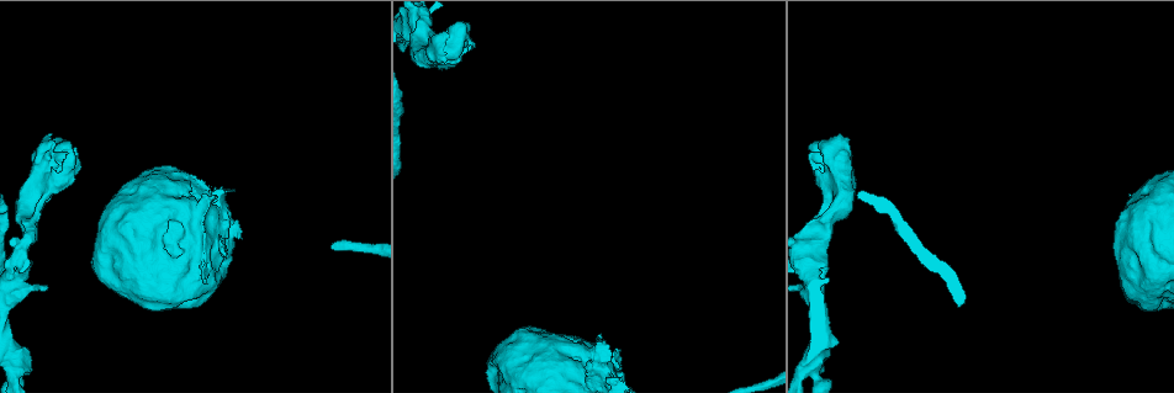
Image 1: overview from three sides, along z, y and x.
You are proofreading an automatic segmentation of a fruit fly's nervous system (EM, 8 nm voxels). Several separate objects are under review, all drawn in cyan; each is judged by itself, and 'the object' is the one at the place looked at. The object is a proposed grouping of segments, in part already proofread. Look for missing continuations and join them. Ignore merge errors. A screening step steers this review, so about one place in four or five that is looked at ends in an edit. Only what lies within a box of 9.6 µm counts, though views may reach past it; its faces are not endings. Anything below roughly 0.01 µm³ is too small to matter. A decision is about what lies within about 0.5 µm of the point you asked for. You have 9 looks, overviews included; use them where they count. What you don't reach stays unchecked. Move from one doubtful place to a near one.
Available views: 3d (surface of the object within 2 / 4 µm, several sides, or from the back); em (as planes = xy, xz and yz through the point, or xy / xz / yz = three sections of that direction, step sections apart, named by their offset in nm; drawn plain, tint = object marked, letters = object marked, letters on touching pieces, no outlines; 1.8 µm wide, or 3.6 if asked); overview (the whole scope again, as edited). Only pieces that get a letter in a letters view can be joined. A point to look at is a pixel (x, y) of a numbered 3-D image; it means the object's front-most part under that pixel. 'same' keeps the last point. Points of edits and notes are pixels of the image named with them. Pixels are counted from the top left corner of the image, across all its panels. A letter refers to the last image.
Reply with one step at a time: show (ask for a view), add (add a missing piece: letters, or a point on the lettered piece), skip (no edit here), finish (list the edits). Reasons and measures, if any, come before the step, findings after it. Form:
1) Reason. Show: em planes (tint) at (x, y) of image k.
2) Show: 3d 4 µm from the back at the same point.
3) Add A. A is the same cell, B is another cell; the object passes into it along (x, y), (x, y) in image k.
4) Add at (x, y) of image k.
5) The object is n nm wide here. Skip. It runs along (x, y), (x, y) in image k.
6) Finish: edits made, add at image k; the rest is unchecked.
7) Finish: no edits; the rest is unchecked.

Branch stops here. Show: em 3.6 µm xy step 8 (letters) at (600, 337) of image 1.

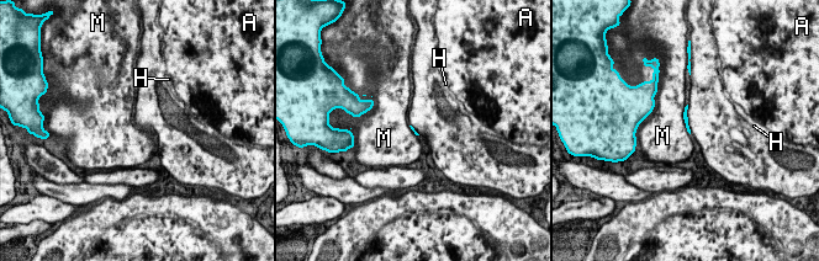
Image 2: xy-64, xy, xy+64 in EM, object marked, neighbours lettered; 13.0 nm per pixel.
Skip. A, H and M are other cells; a border runs along (687, 105), (687, 123), (692, 133) in image 2; none of them fits.

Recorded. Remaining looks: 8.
Thick end. Show: em yz step 16 (letters) at (607, 351) of image 1.

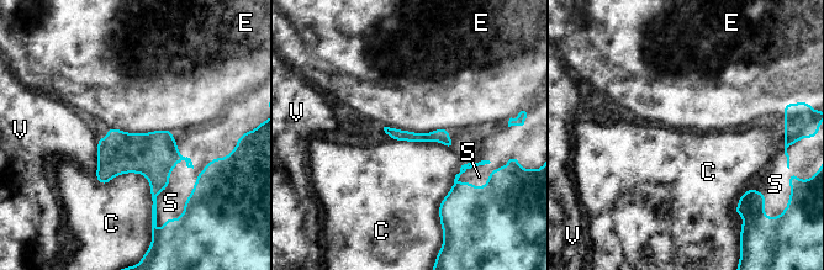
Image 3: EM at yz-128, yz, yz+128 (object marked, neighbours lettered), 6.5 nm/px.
Another direction. Show: em planes (letters) at the same point.

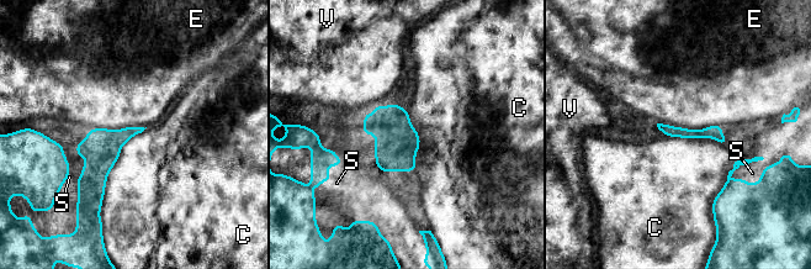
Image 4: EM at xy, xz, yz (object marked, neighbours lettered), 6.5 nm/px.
Skip. C, E, S and V are other cells; a border runs along (147, 127), (121, 148), (99, 211) in image 4; no lettered piece goes on from it.

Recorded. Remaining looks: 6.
Arms part here. Show: 3d 4 µm at (18, 281) of image 1.

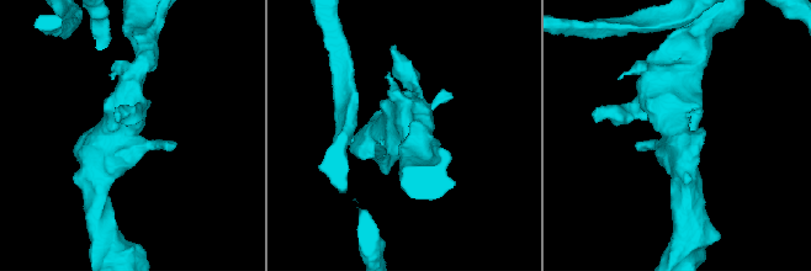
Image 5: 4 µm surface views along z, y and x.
3 arms meet here. Show: em planes (letters) at (125, 135) of image 5.

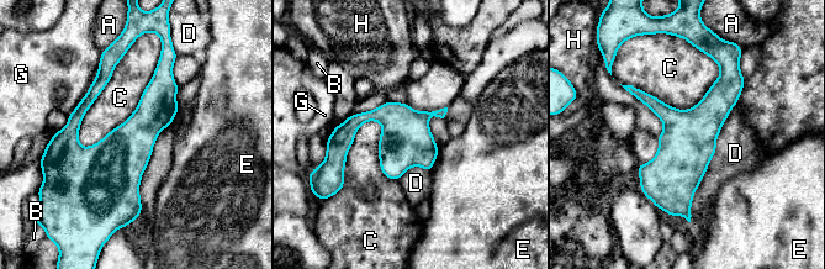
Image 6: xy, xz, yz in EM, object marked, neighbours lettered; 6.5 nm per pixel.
The longest contact is with D, 850 nm. Skip. A, B, C, D, E, G and H are other cells; it runs along (723, 73), (681, 211) in image 6; none of them fits.

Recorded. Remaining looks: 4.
An open end. Show: em xz step 8 (letters) at (80, 164) of image 1.

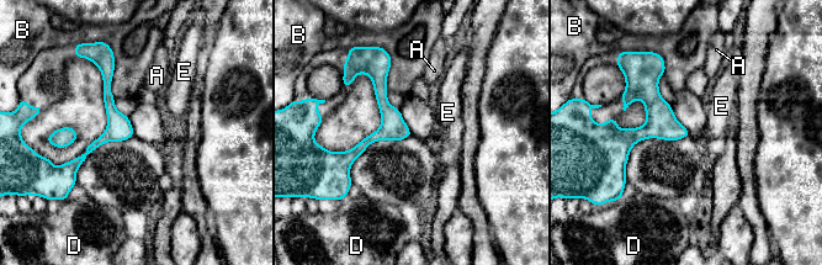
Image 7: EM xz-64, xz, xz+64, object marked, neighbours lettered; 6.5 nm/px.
Show: em planes (letters) at the same point.

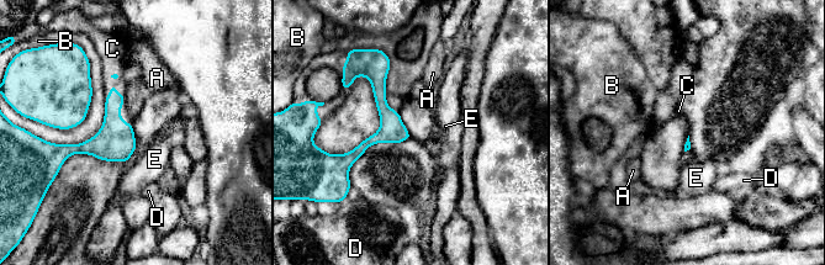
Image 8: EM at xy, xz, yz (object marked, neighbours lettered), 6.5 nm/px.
Add C. C is the same cell, A, B, D and E are other cells; it goes on there.

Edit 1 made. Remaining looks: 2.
Finish: edits made, add at image 8; the rest is unchecked.

